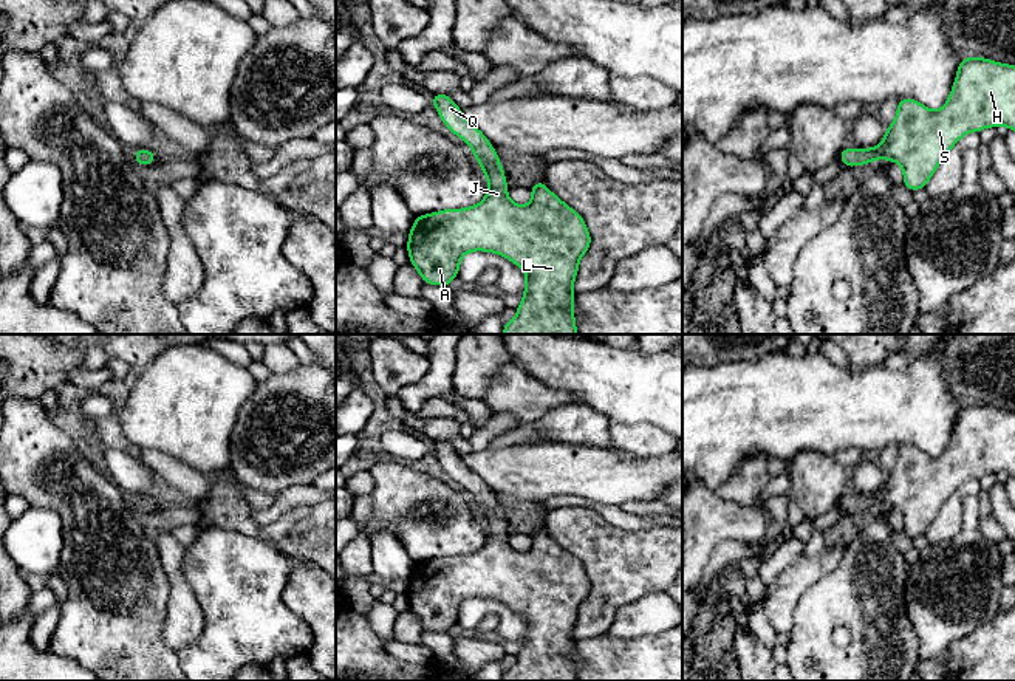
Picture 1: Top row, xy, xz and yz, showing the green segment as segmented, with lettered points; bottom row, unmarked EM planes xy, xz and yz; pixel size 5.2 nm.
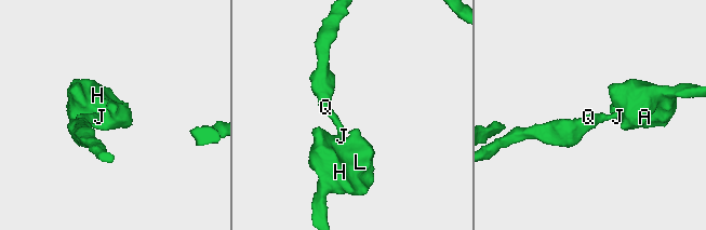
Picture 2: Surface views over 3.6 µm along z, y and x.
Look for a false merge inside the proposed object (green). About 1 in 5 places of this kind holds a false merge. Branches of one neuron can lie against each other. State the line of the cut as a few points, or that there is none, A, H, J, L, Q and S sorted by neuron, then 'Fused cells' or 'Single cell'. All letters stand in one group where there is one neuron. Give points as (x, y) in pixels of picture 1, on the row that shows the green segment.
No split. Groups: A H J L Q S. Single cell

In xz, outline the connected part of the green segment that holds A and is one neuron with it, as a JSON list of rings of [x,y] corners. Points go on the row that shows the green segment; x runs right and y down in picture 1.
[[[433,94],[432,104],[447,128],[472,147],[473,158],[481,164],[489,186],[484,200],[477,206],[444,209],[415,218],[407,241],[412,265],[424,283],[449,286],[453,279],[458,279],[464,254],[472,251],[500,254],[520,266],[526,277],[521,303],[515,317],[503,325],[503,334],[577,334],[572,283],[579,262],[591,245],[583,217],[554,195],[543,181],[531,186],[529,204],[520,206],[511,201],[498,153],[483,132],[466,121],[450,96]]]

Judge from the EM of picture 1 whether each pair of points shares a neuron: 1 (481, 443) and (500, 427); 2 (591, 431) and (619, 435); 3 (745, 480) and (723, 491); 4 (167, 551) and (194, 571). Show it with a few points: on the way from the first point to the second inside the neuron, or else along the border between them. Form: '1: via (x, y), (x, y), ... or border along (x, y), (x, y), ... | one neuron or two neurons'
1: via (485, 438), (495, 427) | one neuron
2: border along (610, 423), (610, 441), (638, 457) | two neurons
3: via (740, 485), (727, 491) | one neuron
4: border along (186, 547), (183, 578), (195, 598) | two neurons

